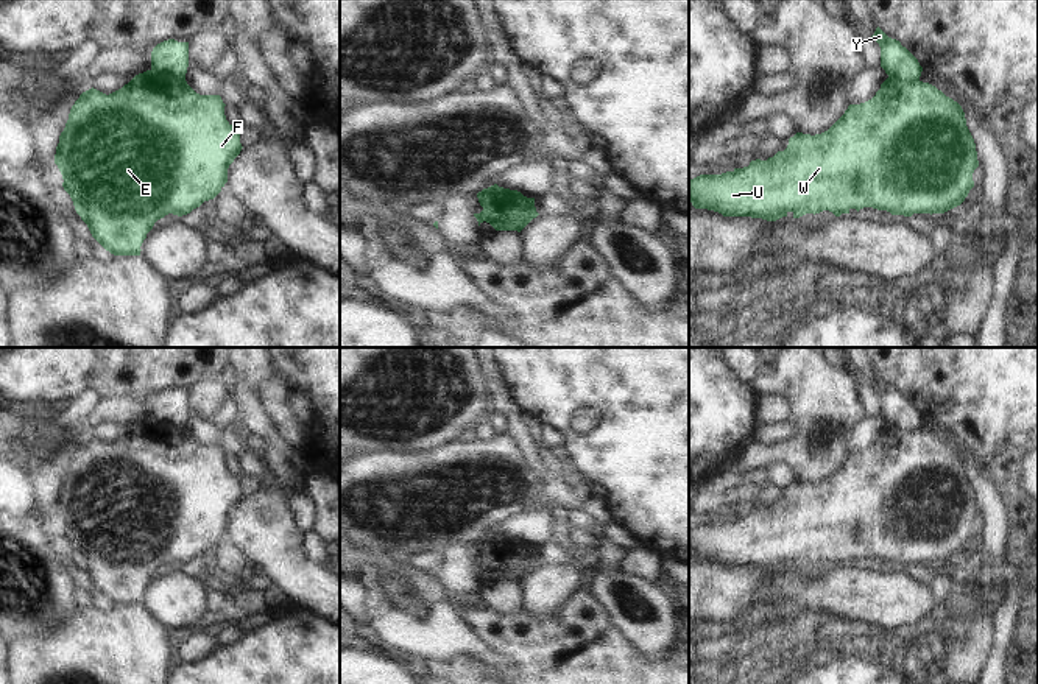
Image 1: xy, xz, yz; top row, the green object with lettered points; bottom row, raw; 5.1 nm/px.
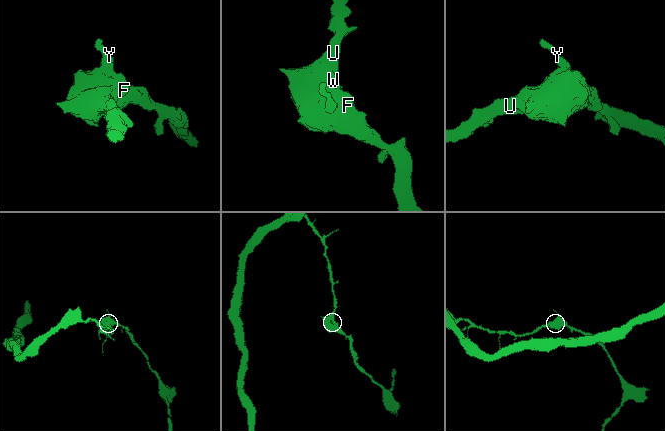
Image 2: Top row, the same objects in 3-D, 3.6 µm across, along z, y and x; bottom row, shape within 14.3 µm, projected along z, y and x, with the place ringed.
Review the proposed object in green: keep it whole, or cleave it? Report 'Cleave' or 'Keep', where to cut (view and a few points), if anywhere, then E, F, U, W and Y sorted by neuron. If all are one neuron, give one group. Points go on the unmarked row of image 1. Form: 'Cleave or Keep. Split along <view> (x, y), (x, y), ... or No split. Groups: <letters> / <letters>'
Cleave. Split along xz (532, 553), (510, 567), (511, 578). Groups: E F U W / Y

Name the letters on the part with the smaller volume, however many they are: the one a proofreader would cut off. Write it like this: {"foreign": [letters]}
{"foreign": ["Y"]}

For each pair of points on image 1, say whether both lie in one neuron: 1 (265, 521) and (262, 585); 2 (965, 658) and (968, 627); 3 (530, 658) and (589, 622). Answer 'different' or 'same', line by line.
1: different
2: same
3: same

